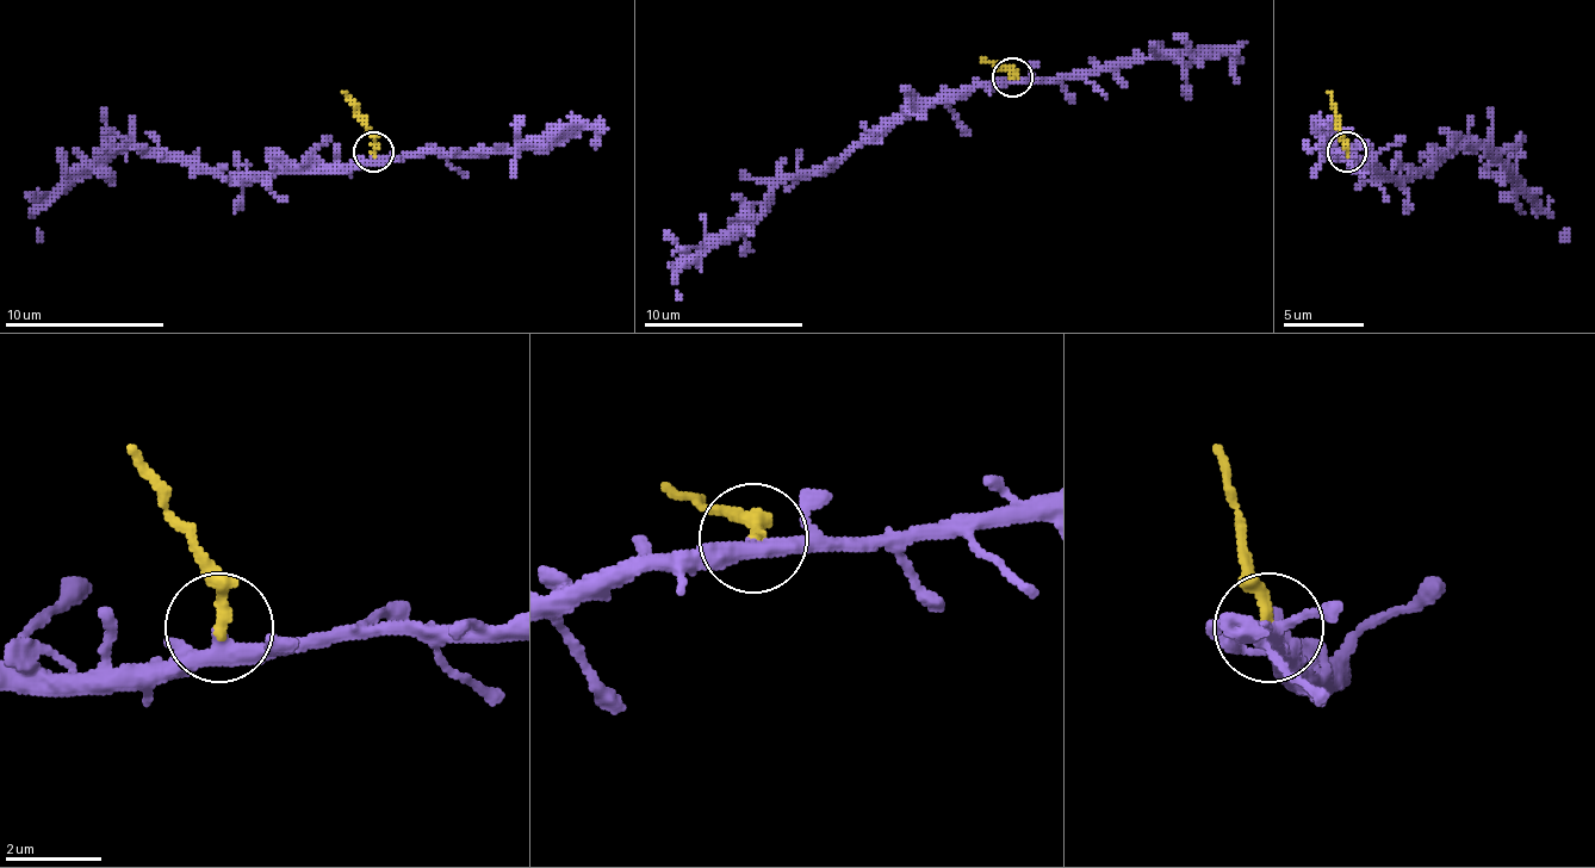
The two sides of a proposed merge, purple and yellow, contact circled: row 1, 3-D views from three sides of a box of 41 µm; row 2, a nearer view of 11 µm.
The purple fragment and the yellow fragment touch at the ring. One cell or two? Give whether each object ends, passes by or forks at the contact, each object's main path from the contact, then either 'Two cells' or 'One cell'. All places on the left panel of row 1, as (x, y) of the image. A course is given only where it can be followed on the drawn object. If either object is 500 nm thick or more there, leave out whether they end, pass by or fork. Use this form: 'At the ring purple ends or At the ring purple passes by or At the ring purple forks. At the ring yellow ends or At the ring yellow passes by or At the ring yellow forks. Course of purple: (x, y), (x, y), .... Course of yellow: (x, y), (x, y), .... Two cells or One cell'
At the ring purple passes by. At the ring yellow ends. Course of purple: (374, 153), (366, 160), (286, 165), (242, 177), (125, 148), (81, 168), (37, 212), (42, 241). Course of yellow: (374, 153), (366, 121), (342, 92). Two cells

